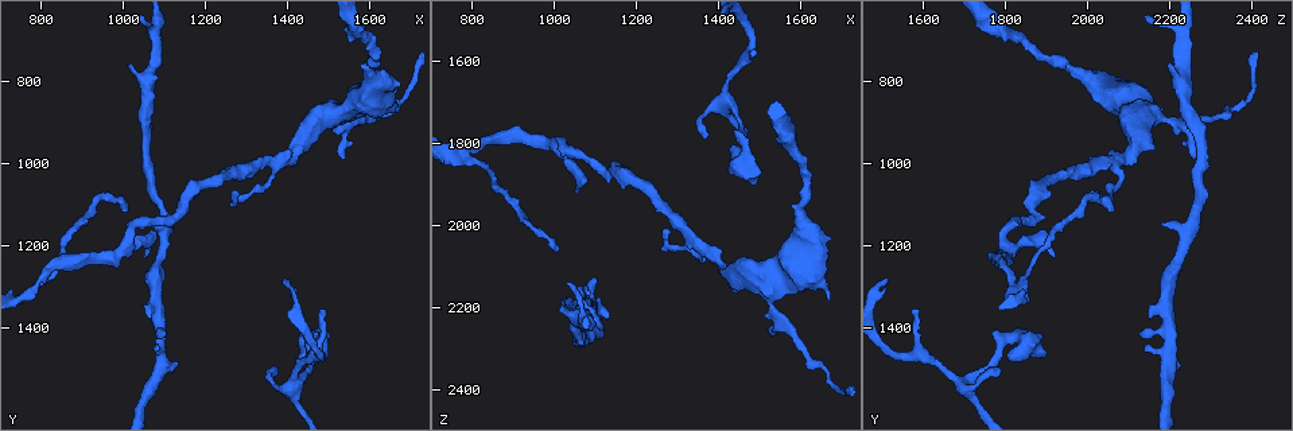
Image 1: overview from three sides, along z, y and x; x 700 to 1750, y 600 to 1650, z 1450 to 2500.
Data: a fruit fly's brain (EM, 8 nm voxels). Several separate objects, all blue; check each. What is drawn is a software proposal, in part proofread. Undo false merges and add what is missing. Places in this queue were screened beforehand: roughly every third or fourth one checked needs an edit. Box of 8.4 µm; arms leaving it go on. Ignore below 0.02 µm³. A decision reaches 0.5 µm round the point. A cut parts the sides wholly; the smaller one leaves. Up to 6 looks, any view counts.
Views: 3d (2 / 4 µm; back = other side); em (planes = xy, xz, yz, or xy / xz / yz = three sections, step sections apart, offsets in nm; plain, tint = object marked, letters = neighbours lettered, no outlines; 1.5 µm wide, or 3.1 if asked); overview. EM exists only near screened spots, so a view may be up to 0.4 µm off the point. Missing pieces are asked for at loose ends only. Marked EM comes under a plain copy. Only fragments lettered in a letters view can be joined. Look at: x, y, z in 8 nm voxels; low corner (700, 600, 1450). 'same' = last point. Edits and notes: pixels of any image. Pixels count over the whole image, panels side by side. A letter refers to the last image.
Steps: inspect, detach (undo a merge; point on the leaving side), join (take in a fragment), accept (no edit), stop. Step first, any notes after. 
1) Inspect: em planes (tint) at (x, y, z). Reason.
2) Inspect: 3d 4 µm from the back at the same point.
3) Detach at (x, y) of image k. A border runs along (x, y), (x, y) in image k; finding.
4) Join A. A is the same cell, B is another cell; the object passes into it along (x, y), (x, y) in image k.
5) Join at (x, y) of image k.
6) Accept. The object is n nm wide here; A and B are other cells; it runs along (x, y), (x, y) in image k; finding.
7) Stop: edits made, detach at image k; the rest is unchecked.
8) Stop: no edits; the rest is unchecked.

Inspect: em planes (letters) at (1270, 1060, 2015). Tapers out.

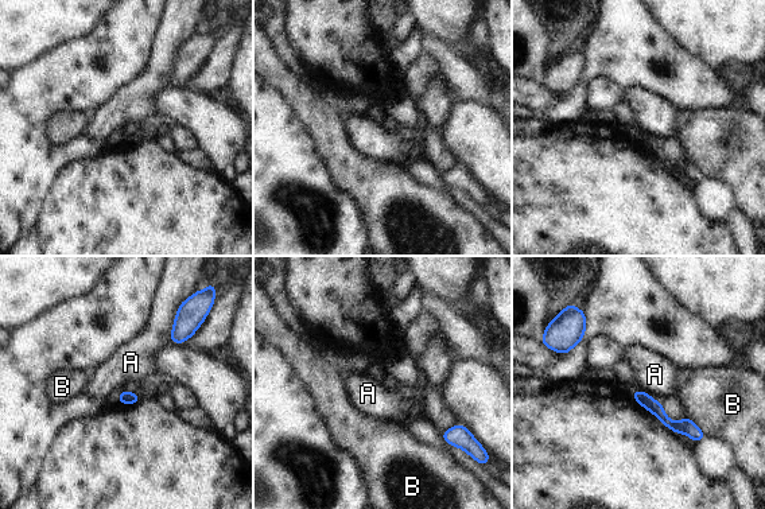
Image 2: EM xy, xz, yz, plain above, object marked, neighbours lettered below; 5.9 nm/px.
Accept. A and B are other cells; it runs along (636, 395), (672, 426), (699, 435) in image 2; no lettered fragment goes on from it.

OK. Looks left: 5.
Inspect: 3d 4 µm at (1100, 1410, 2120). Branch stops here.

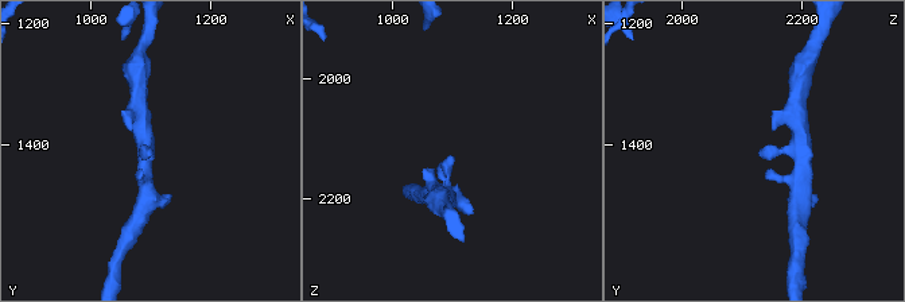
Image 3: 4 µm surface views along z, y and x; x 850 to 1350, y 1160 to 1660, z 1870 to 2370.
Inspect: em xz step 8 (tint) at (1100, 1415, 2125).

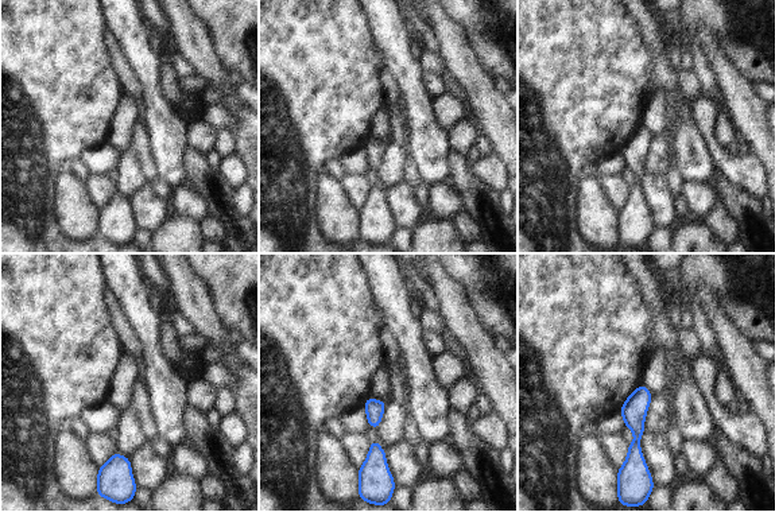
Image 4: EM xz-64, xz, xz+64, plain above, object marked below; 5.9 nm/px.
Inspect: em planes (letters) at the same point. Cut it another way.

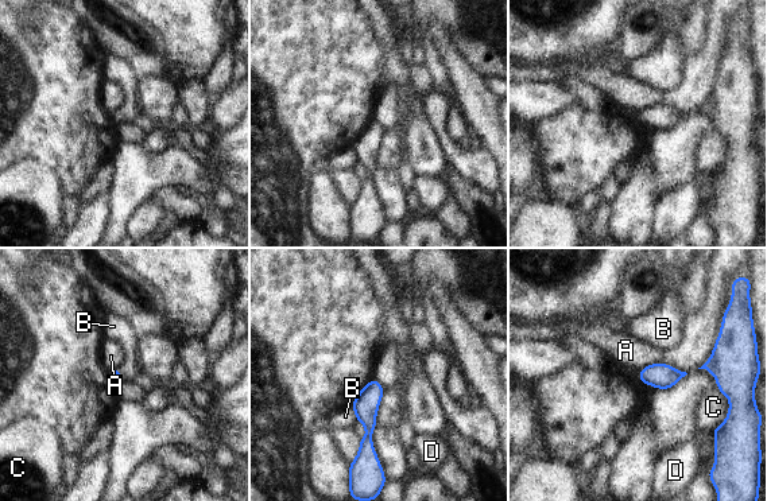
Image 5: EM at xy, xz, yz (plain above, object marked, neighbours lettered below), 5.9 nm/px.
Accept. A, B, C and D are other cells; it runs along (374, 383), (368, 399), (372, 458) in image 5; none of them fits.

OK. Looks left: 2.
Stop: no edits; the rest is unchecked.

